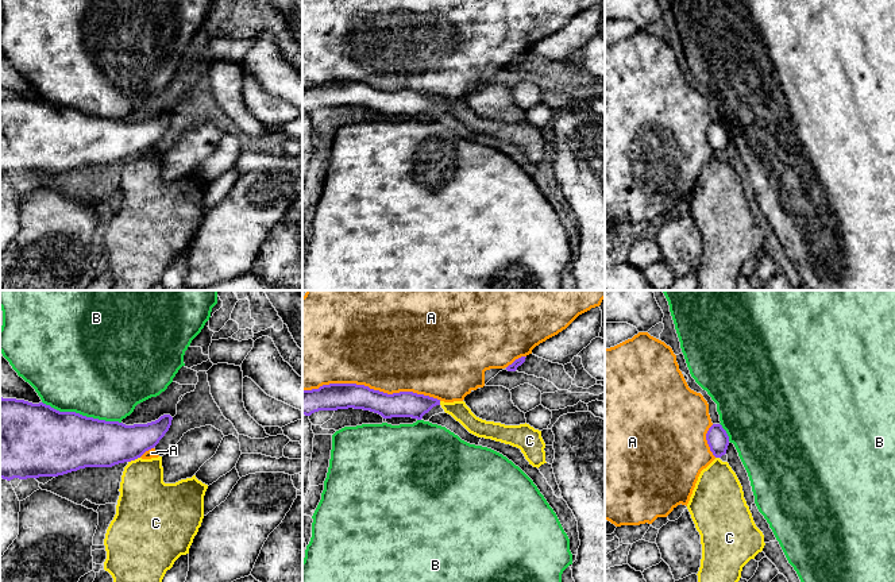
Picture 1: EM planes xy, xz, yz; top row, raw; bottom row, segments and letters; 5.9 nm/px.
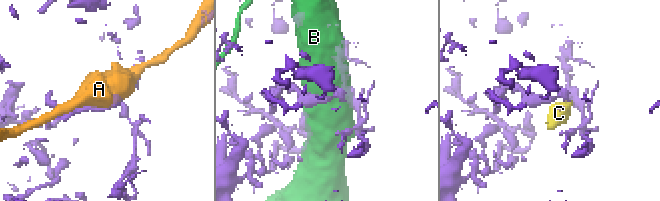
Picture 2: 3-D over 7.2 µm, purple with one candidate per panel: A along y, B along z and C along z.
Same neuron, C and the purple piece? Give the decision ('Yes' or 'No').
No

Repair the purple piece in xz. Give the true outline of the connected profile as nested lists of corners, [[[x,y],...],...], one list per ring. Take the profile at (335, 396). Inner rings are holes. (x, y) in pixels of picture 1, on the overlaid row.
[[[329,383],[319,389],[302,390],[302,415],[319,411],[363,409],[381,415],[383,419],[412,417],[421,420],[440,400],[400,392],[387,394],[356,383]]]

